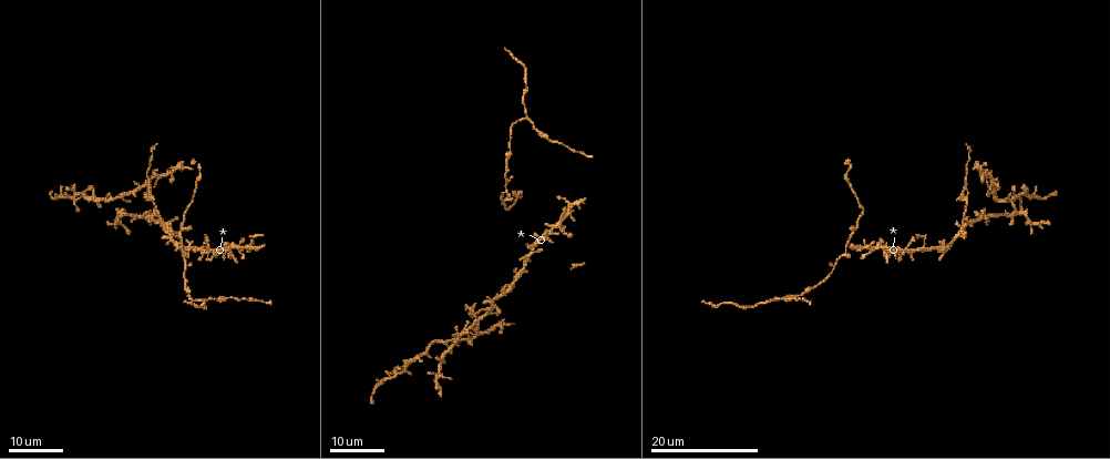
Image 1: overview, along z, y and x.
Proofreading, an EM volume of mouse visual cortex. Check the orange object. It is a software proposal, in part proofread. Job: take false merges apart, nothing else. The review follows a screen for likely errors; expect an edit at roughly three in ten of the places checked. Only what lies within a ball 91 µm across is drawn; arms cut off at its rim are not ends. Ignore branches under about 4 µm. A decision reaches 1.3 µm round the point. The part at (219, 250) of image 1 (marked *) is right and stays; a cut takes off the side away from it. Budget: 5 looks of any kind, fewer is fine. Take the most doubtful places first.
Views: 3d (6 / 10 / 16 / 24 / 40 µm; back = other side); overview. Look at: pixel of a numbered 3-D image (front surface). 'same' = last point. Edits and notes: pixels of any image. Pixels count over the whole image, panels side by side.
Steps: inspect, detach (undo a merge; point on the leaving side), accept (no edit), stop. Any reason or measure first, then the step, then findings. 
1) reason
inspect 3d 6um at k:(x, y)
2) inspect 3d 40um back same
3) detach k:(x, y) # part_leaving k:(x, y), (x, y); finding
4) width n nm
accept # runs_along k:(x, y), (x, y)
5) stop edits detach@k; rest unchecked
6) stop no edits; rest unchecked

three arms meet
inspect 3d 16um at 1:(768, 303)

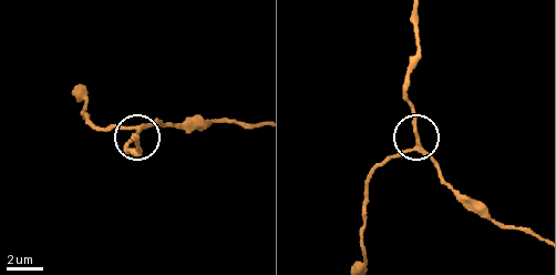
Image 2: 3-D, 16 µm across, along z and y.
inspect 3d 10um at 2:(139, 129)

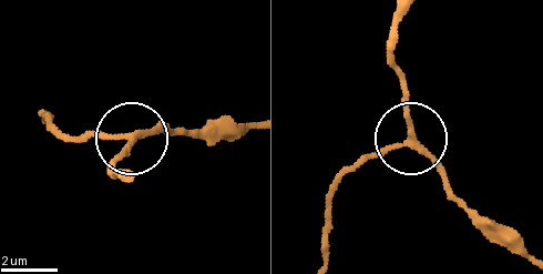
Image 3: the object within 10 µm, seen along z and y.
width 200 nm
detach 3:(85, 141) # part_leaving 3:(400, 143), (367, 155), (336, 186), (324, 259); two neurons meet here

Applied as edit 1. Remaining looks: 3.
inspect overview

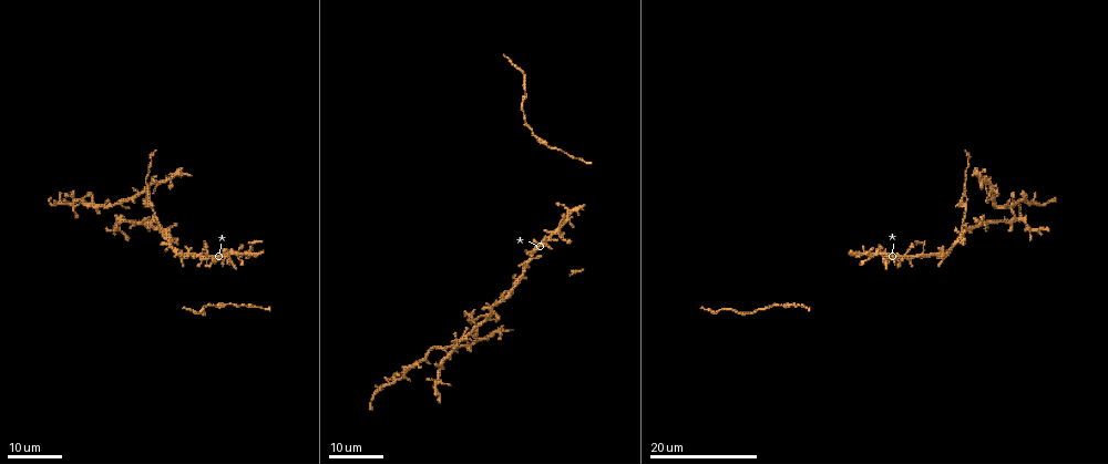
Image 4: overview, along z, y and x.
four-way junction
inspect 3d 24um at 4:(964, 229)

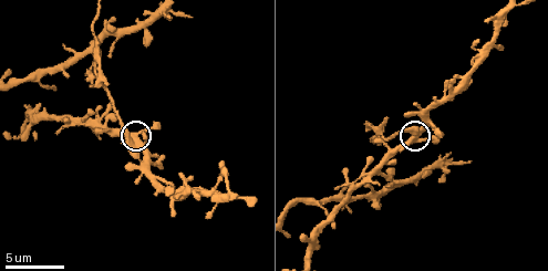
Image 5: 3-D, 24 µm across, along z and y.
inspect 3d 6um at 5:(133, 139)

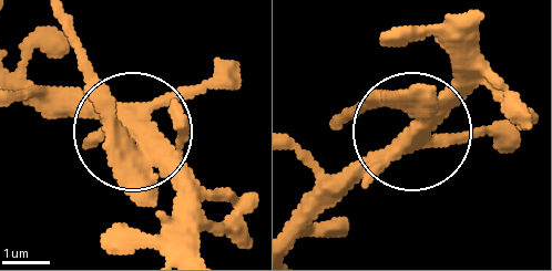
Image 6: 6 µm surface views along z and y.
side_arm 18 um
detach 6:(114, 98) # part_leaving 6:(143, 152), (71, 12); two neurons meet here

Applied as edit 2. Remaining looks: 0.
stop edits detach@3, detach@6; rest unchecked

